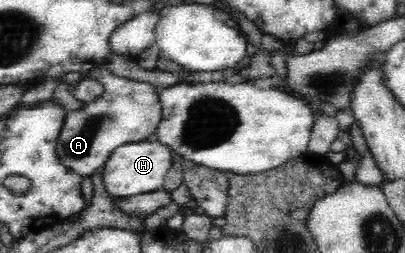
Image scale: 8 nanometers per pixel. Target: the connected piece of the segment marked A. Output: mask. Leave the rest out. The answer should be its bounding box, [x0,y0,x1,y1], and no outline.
[55,66,162,177]

